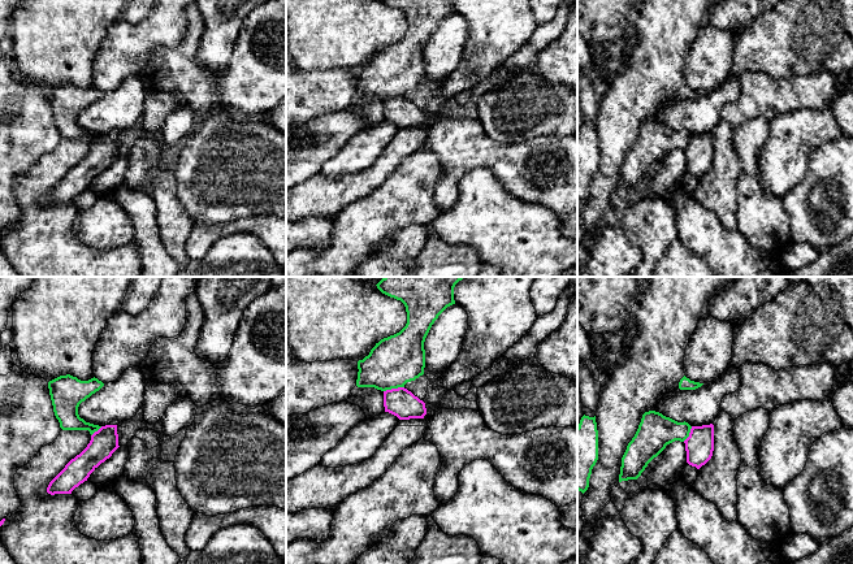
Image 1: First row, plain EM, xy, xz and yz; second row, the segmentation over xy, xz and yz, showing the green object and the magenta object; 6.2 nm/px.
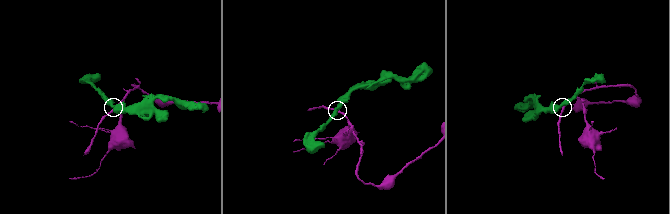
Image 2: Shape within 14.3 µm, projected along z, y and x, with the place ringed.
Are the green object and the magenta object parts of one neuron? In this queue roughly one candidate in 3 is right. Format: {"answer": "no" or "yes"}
{"answer": "no"}

